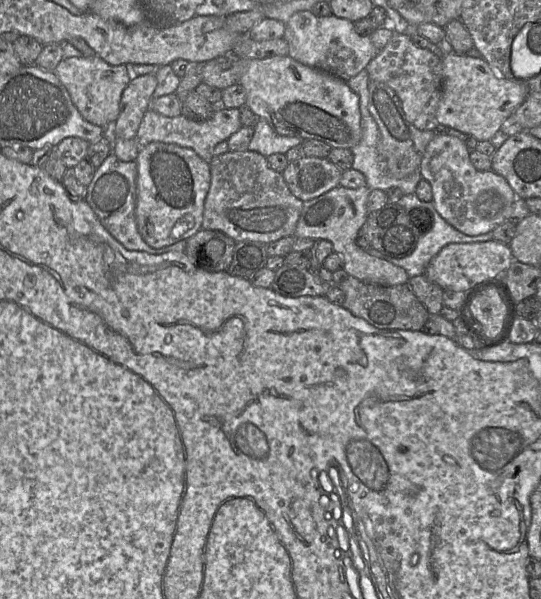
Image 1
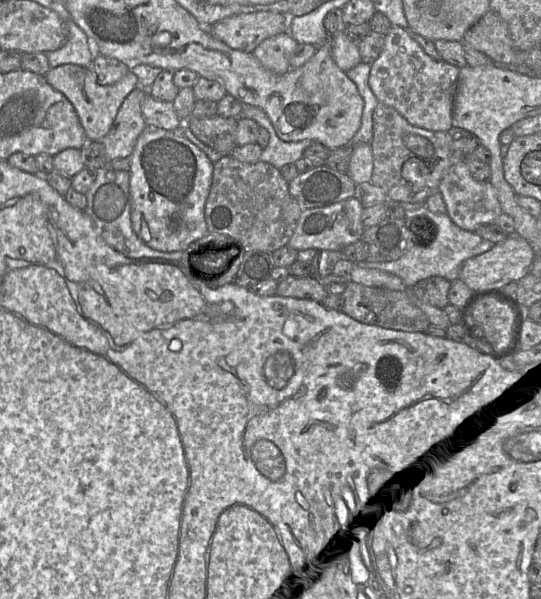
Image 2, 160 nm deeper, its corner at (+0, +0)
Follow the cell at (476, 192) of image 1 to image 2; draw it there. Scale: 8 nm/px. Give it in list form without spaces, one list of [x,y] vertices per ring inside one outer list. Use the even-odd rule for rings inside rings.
[[[464,161],[452,166],[439,185],[446,205],[446,213],[454,224],[466,231],[474,232],[479,226],[494,223],[503,213],[496,191],[490,181],[475,180]]]

